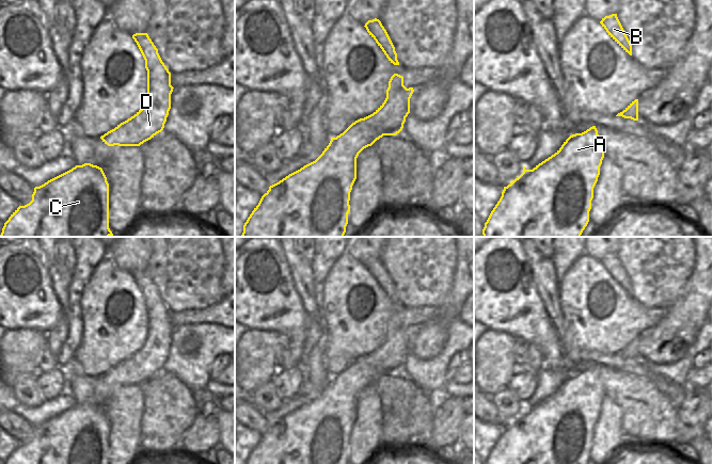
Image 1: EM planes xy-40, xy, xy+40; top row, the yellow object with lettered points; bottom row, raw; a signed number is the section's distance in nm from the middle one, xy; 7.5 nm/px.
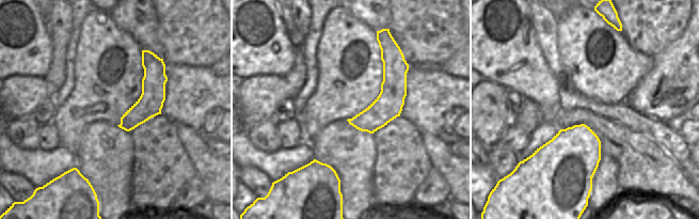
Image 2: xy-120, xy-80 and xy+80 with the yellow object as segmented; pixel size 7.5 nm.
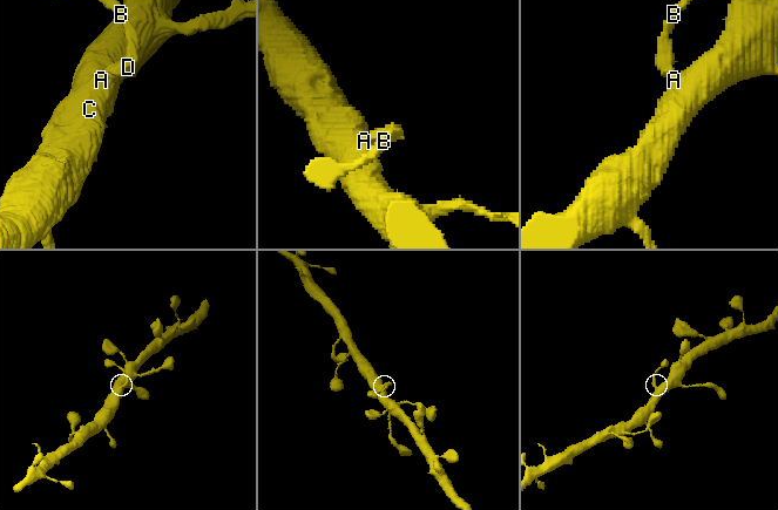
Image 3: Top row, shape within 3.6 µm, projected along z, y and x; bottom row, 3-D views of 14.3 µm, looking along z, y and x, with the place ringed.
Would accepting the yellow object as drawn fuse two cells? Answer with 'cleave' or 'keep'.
keep

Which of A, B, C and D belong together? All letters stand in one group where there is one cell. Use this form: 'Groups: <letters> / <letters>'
Groups: A B C D.

